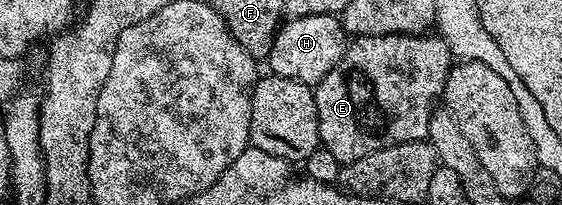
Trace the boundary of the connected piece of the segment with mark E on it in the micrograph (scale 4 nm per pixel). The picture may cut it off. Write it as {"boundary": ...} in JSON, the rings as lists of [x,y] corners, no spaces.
{"boundary":[[[436,33],[420,35],[360,35],[347,46],[344,57],[314,87],[318,138],[342,164],[351,163],[376,149],[408,141],[429,140],[430,116],[436,110],[452,66],[448,45]]]}

